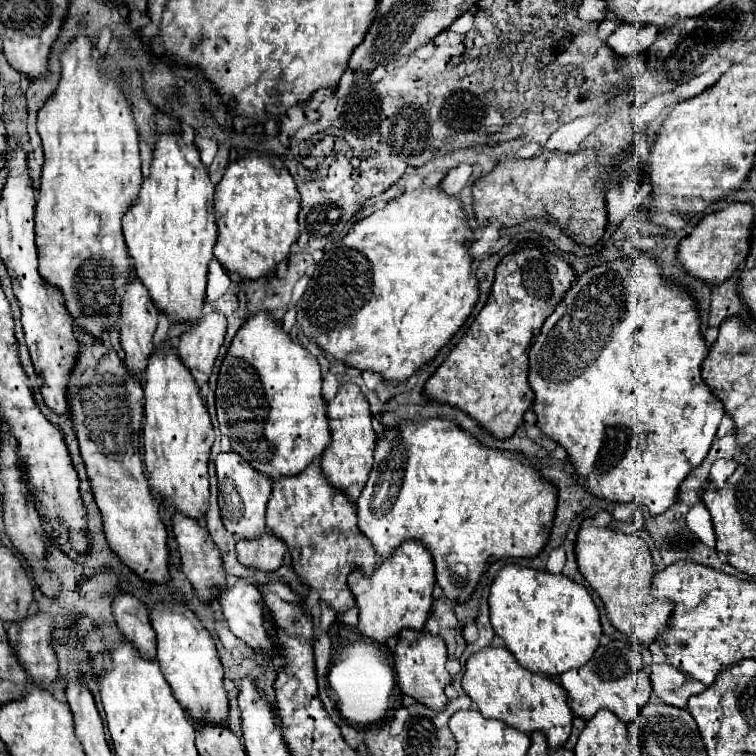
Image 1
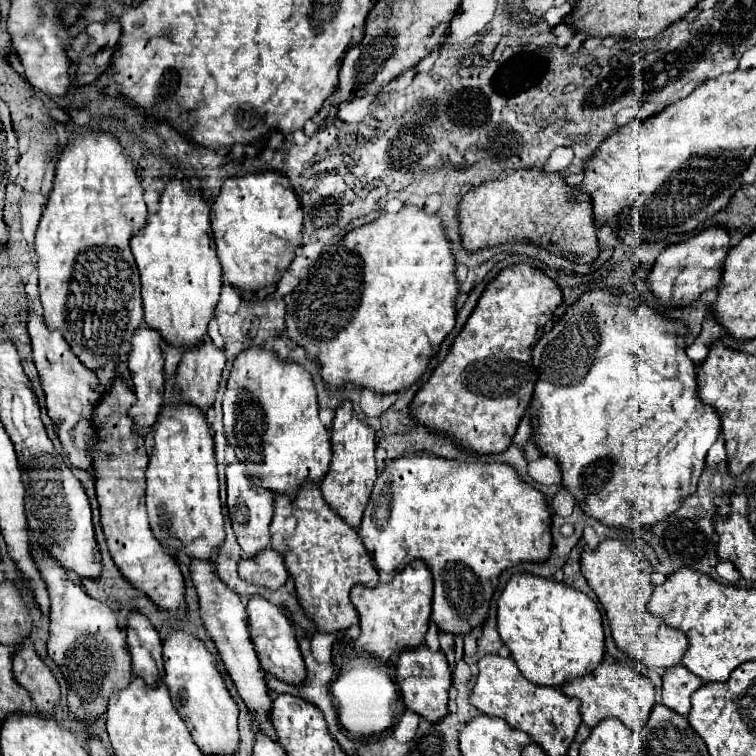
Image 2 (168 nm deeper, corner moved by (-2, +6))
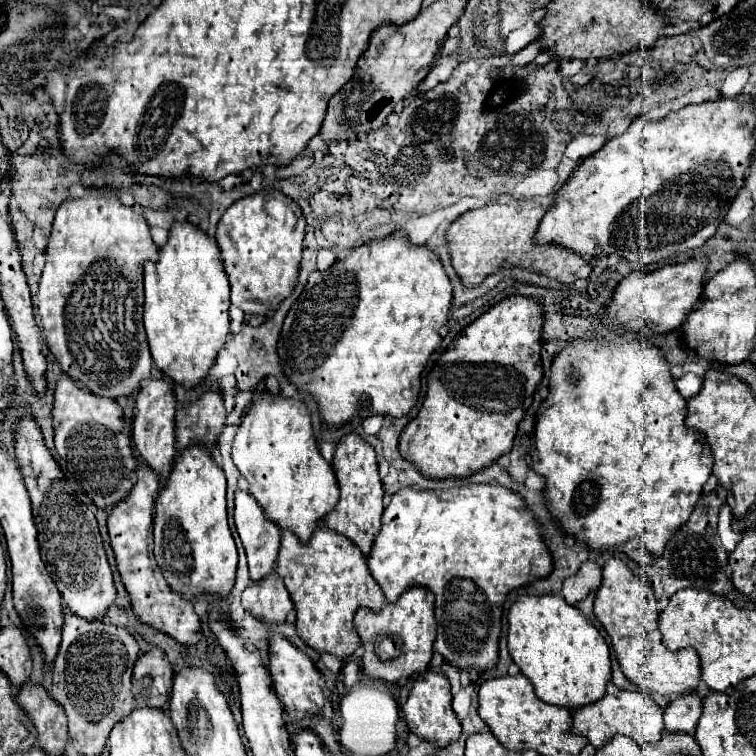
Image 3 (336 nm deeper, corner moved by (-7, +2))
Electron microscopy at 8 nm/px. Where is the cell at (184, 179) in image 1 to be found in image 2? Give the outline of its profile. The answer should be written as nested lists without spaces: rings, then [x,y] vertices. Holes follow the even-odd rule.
[[[171,177],[159,197],[159,211],[157,215],[151,213],[143,229],[139,229],[131,237],[131,251],[135,255],[139,273],[141,273],[141,287],[143,287],[143,309],[145,309],[145,323],[157,329],[163,339],[177,347],[191,347],[203,341],[207,331],[207,323],[215,313],[219,291],[221,291],[221,265],[215,253],[215,241],[211,231],[211,207],[205,199],[201,189],[189,189],[185,181]]]

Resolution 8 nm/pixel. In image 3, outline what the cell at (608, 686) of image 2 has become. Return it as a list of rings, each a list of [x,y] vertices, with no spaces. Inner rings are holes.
[[[616,691],[614,695],[604,695],[600,701],[574,711],[572,719],[574,719],[572,729],[584,735],[596,749],[604,747],[616,735],[628,735],[640,747],[652,745],[654,741],[660,741],[664,729],[662,709],[652,701],[650,695],[644,695],[642,691]]]

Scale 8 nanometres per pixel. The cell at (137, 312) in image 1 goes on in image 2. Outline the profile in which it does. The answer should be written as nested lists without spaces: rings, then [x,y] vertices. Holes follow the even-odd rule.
[[[141,325],[135,329],[131,339],[131,353],[129,353],[129,371],[133,379],[133,391],[137,395],[137,403],[131,407],[131,417],[135,419],[137,433],[147,435],[151,431],[151,425],[155,423],[161,405],[163,405],[163,353],[161,353],[161,335],[157,329],[151,329],[149,325]]]

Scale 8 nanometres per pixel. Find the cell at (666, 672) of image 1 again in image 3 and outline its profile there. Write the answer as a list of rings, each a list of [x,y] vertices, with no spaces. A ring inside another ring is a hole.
[[[684,693],[668,703],[664,709],[664,731],[666,733],[688,733],[692,735],[702,713],[702,697],[698,693]]]

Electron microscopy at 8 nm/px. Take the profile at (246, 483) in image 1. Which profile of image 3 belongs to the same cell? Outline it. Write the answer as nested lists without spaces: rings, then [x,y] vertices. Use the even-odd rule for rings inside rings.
[[[236,491],[234,521],[248,555],[250,579],[260,581],[272,575],[282,531],[264,517],[262,507],[250,497],[248,491]]]

